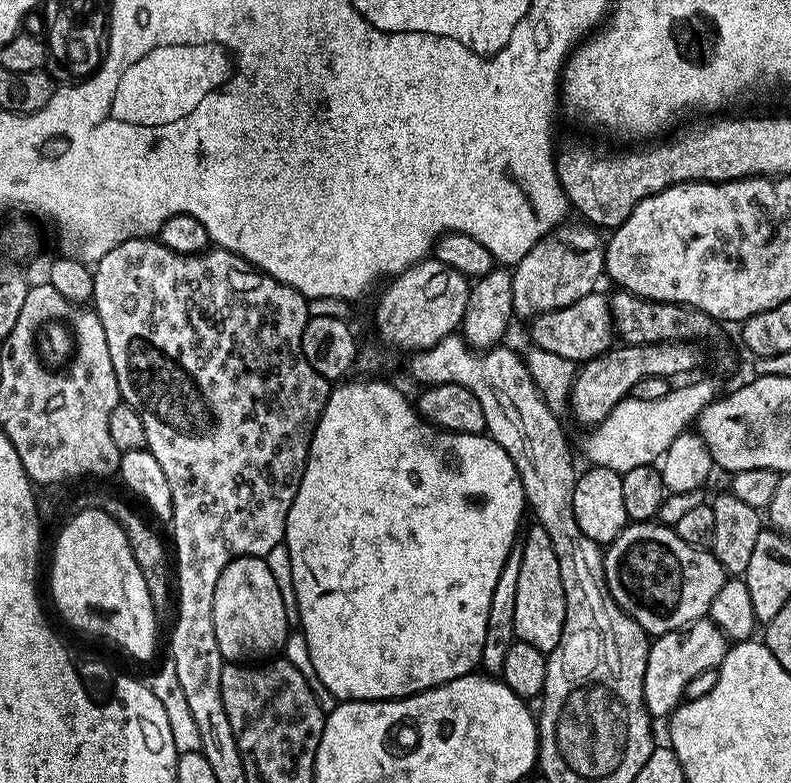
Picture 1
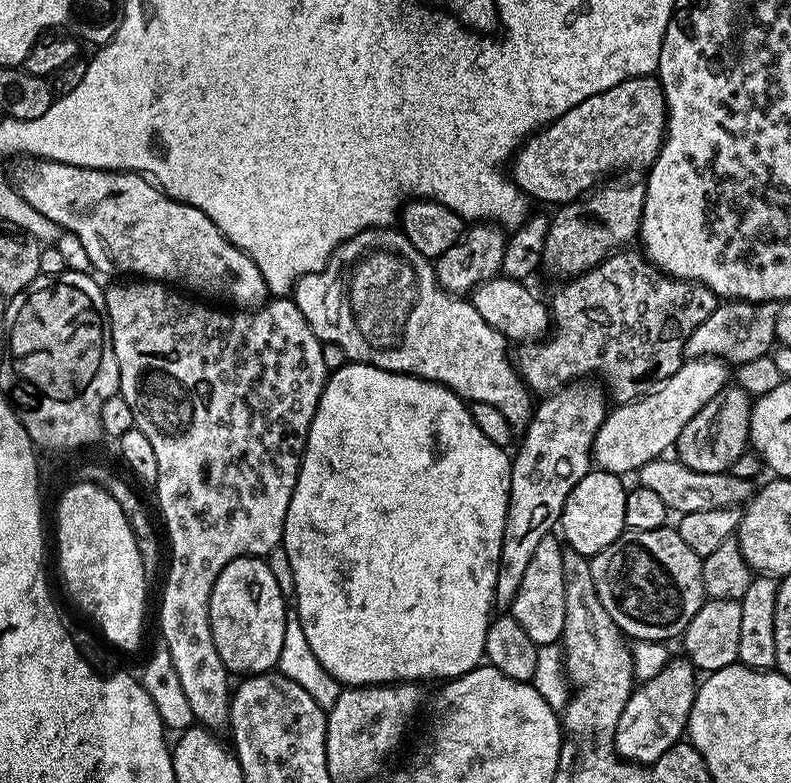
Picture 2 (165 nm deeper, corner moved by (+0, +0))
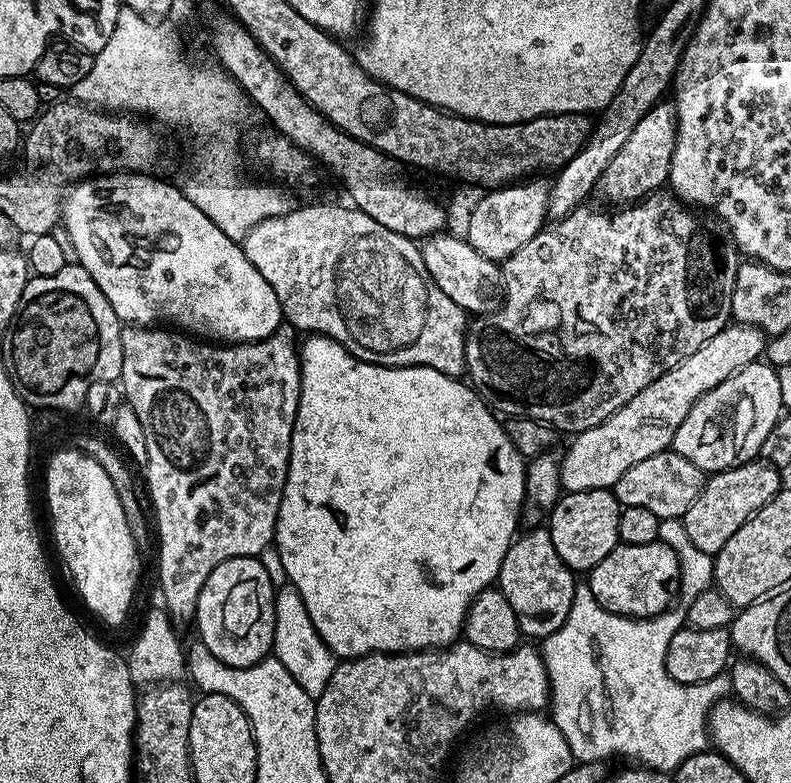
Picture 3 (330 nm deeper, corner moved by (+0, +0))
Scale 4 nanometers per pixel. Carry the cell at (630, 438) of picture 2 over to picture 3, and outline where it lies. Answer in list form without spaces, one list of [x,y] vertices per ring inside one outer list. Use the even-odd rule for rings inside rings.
[[[729,323],[728,327],[718,334],[714,334],[714,338],[710,338],[710,342],[706,342],[706,346],[702,346],[702,350],[694,350],[694,354],[690,354],[690,358],[678,362],[678,366],[674,366],[674,370],[666,370],[666,374],[662,374],[662,378],[654,378],[654,382],[650,382],[650,386],[646,386],[640,393],[635,394],[634,398],[626,402],[626,406],[622,406],[617,412],[610,414],[610,418],[601,420],[598,426],[594,426],[590,430],[575,433],[571,437],[572,445],[569,446],[568,453],[560,456],[561,489],[564,492],[577,492],[591,488],[615,489],[618,478],[622,478],[622,474],[626,474],[626,470],[630,470],[630,466],[638,466],[638,462],[644,461],[645,458],[654,458],[654,454],[669,451],[672,448],[672,439],[678,426],[682,426],[682,422],[686,422],[686,414],[690,414],[694,402],[698,402],[698,398],[702,398],[702,394],[714,390],[714,386],[726,382],[726,378],[730,378],[738,370],[757,363],[765,355],[765,343],[766,337],[762,330],[745,324]]]

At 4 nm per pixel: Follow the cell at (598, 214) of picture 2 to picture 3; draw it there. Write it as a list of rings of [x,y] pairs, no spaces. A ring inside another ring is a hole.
[[[661,102],[654,105],[634,126],[630,138],[622,145],[622,150],[610,158],[610,166],[602,174],[598,185],[599,195],[604,195],[612,206],[631,206],[651,192],[659,192],[668,184],[670,162],[676,145],[676,105],[672,102]]]

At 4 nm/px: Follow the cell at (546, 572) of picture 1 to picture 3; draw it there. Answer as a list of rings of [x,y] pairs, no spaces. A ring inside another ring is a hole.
[[[536,526],[525,534],[517,535],[502,558],[498,587],[500,593],[510,602],[518,618],[518,626],[525,637],[543,638],[554,634],[566,622],[570,606],[574,602],[574,590],[578,583],[571,568],[558,558],[554,550],[554,538],[550,538],[547,527]]]

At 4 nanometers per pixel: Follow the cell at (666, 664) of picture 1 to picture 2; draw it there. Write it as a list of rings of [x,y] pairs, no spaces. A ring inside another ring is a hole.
[[[687,658],[679,659],[669,659],[668,665],[654,674],[654,678],[643,681],[626,702],[622,718],[618,718],[618,730],[614,734],[620,759],[651,766],[655,760],[662,758],[662,754],[666,754],[666,750],[681,743],[687,733],[690,710],[694,706],[698,687],[698,672]]]

